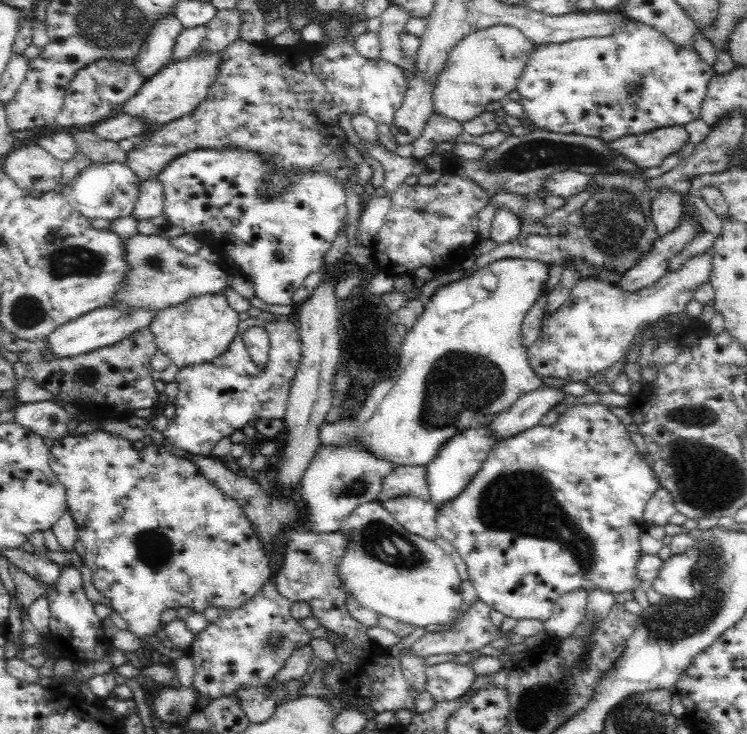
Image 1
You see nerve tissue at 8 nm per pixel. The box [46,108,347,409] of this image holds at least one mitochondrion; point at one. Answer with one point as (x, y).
(153, 262)

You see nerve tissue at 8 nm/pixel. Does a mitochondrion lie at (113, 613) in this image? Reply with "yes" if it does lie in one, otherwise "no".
no

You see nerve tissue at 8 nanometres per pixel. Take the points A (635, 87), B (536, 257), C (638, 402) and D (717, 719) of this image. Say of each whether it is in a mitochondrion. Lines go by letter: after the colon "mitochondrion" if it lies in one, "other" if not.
A: mitochondrion
B: other
C: other
D: other

